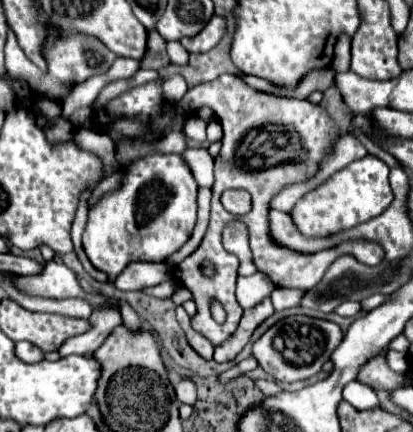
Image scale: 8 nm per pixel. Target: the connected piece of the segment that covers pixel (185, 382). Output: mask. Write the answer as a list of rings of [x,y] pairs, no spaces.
[[[183,378],[179,384],[175,384],[175,394],[177,394],[177,400],[181,404],[195,404],[195,384],[189,380],[189,378]]]

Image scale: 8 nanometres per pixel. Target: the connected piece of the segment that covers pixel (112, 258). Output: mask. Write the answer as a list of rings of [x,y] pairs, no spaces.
[[[149,154],[137,158],[125,166],[121,186],[109,194],[103,194],[91,208],[87,226],[83,232],[83,250],[89,262],[107,274],[107,282],[113,284],[119,272],[135,260],[145,262],[165,262],[173,252],[177,252],[191,236],[197,218],[197,182],[191,168],[181,154]]]

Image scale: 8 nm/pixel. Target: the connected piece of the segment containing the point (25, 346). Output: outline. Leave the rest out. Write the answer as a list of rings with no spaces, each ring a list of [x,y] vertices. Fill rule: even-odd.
[[[17,342],[17,344],[15,344],[15,356],[17,356],[21,362],[35,364],[35,362],[41,362],[41,360],[43,360],[43,350],[37,348],[37,346],[31,344],[31,342]]]

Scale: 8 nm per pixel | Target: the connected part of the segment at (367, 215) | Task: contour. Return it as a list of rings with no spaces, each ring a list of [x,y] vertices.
[[[367,154],[359,162],[351,162],[347,170],[339,170],[339,174],[333,174],[325,184],[303,196],[293,208],[291,216],[305,236],[329,236],[343,228],[351,228],[375,218],[387,210],[391,202],[393,190],[389,186],[389,166]]]

